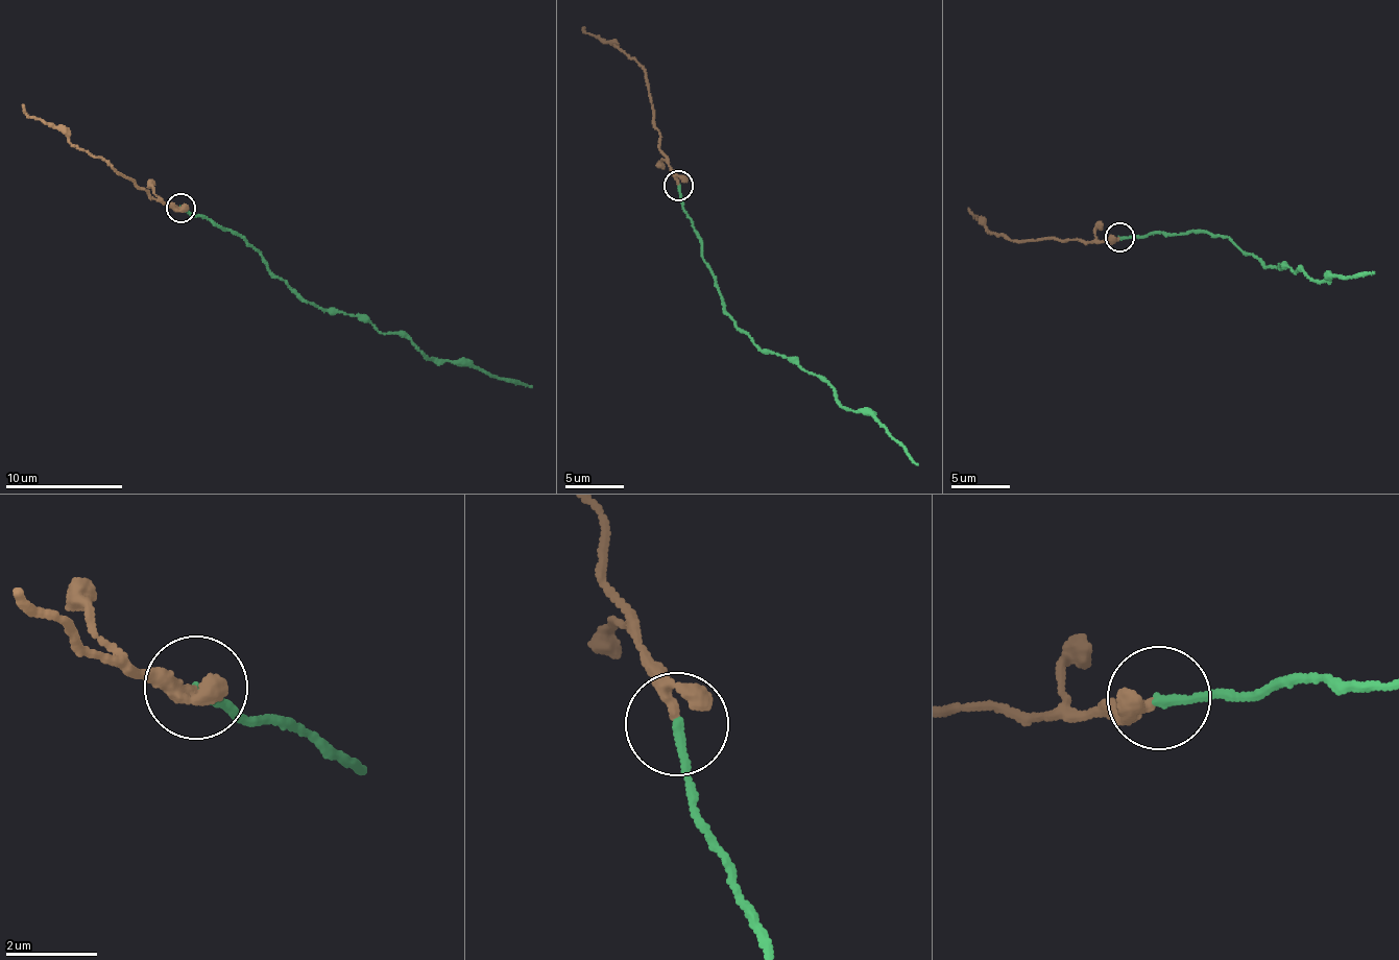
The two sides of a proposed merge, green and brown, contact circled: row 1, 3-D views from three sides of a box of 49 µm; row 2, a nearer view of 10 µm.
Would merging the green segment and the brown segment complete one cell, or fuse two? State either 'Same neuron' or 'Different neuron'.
Same neuron

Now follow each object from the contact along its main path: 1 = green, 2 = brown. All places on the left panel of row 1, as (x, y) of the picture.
1: (179, 208), (237, 234), (305, 303), (363, 315), (435, 360), (462, 360), (531, 388)
2: (178, 208), (149, 197), (131, 181), (77, 149), (59, 129), (34, 120), (23, 103)

